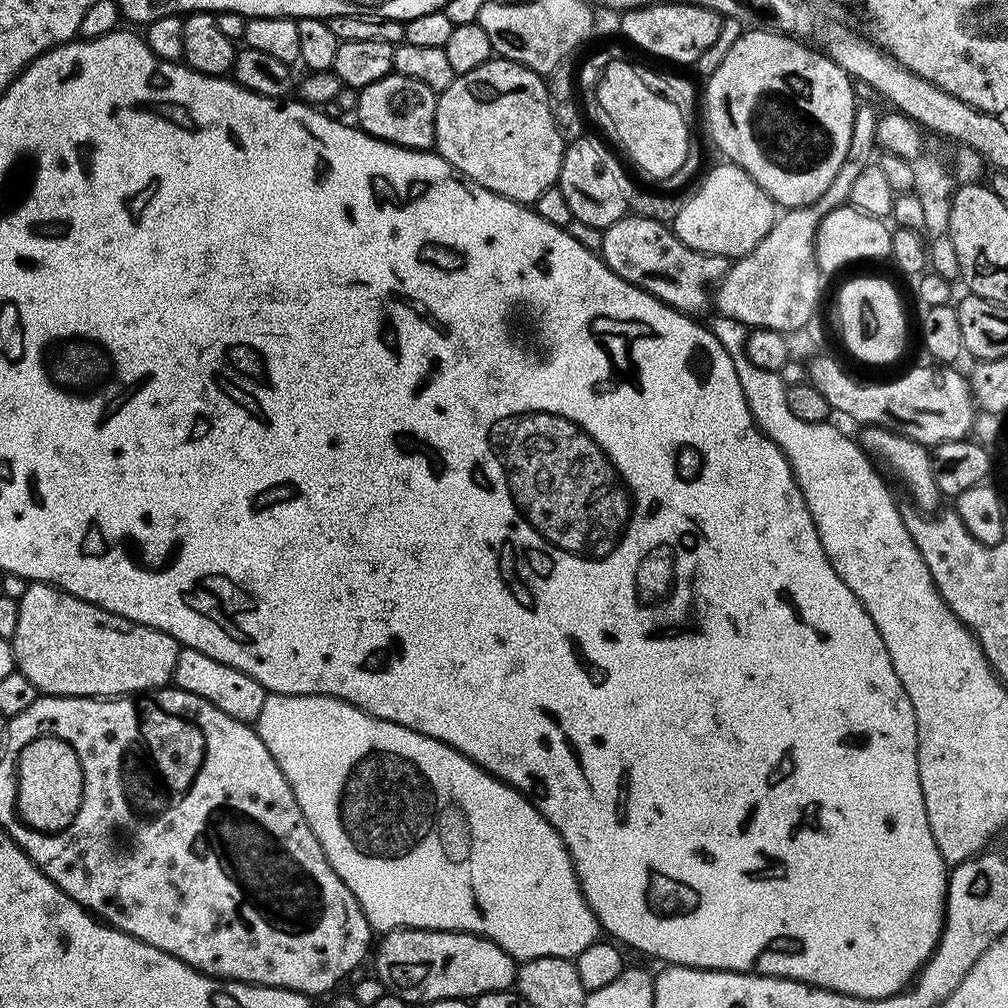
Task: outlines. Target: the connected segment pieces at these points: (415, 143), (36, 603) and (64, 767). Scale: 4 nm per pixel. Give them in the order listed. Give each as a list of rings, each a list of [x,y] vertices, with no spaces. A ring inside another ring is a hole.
[[[395,74],[382,78],[378,82],[370,82],[370,86],[359,89],[357,108],[354,113],[355,123],[360,131],[374,138],[384,140],[388,144],[397,144],[399,148],[412,148],[415,152],[427,152],[436,142],[436,102],[438,93],[430,90],[426,82],[418,82],[418,78],[406,78]]]
[[[29,583],[26,594],[22,594],[19,601],[18,630],[14,630],[11,638],[16,671],[26,674],[41,694],[128,698],[163,688],[172,680],[181,645],[170,638],[170,634],[102,610],[50,584]]]
[[[39,736],[19,752],[16,765],[17,819],[36,832],[60,832],[77,816],[84,789],[84,771],[77,752],[57,736]]]

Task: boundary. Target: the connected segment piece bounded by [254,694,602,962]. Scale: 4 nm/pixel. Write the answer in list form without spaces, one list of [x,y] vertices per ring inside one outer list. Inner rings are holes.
[[[269,694],[254,727],[262,738],[266,750],[270,750],[272,757],[280,764],[282,774],[292,787],[294,798],[298,798],[298,806],[302,806],[302,814],[306,822],[310,822],[310,830],[314,830],[314,838],[318,838],[330,866],[338,874],[338,878],[346,882],[354,898],[358,898],[368,923],[377,933],[387,934],[396,931],[397,928],[427,928],[433,932],[471,932],[474,936],[493,940],[517,962],[547,956],[574,958],[591,944],[597,943],[599,936],[596,935],[601,935],[602,932],[600,923],[580,890],[570,854],[554,826],[550,826],[550,822],[542,818],[542,814],[527,796],[494,778],[470,758],[446,746],[446,742],[438,742],[426,734],[418,734],[394,722],[374,718],[358,710],[353,704],[335,700],[332,696]]]

